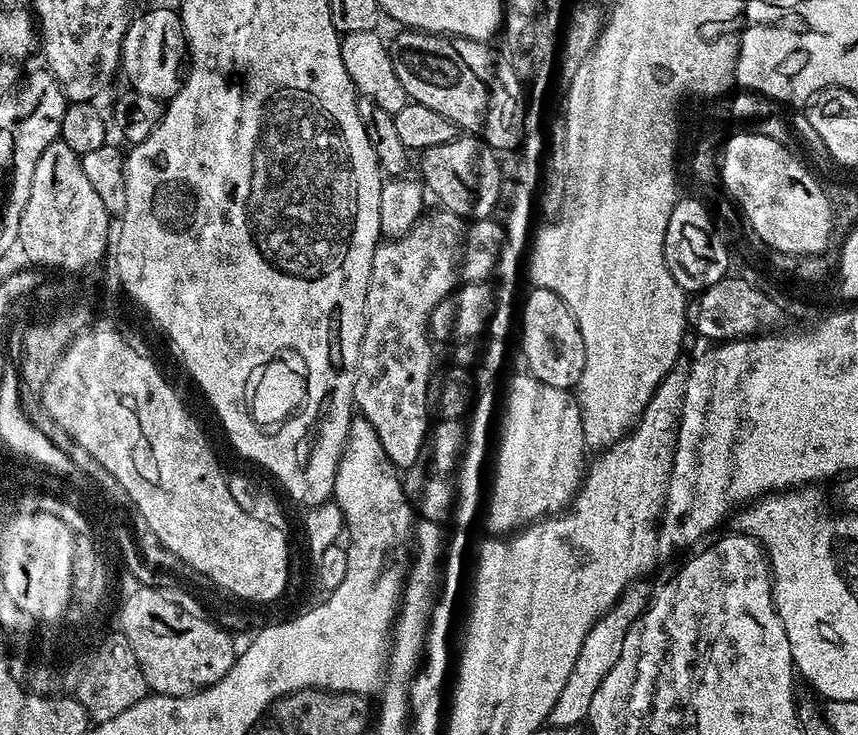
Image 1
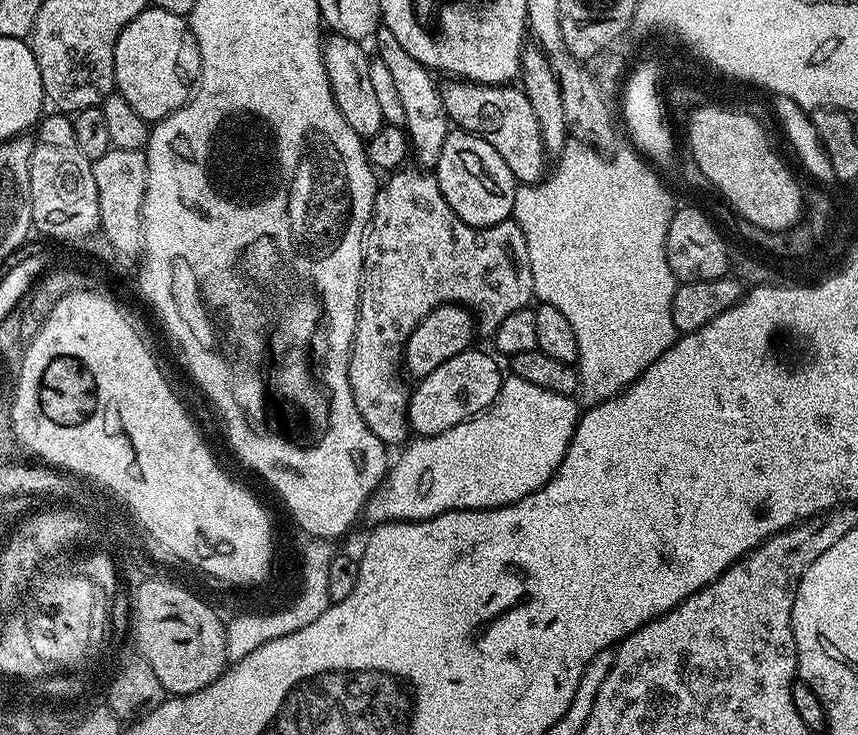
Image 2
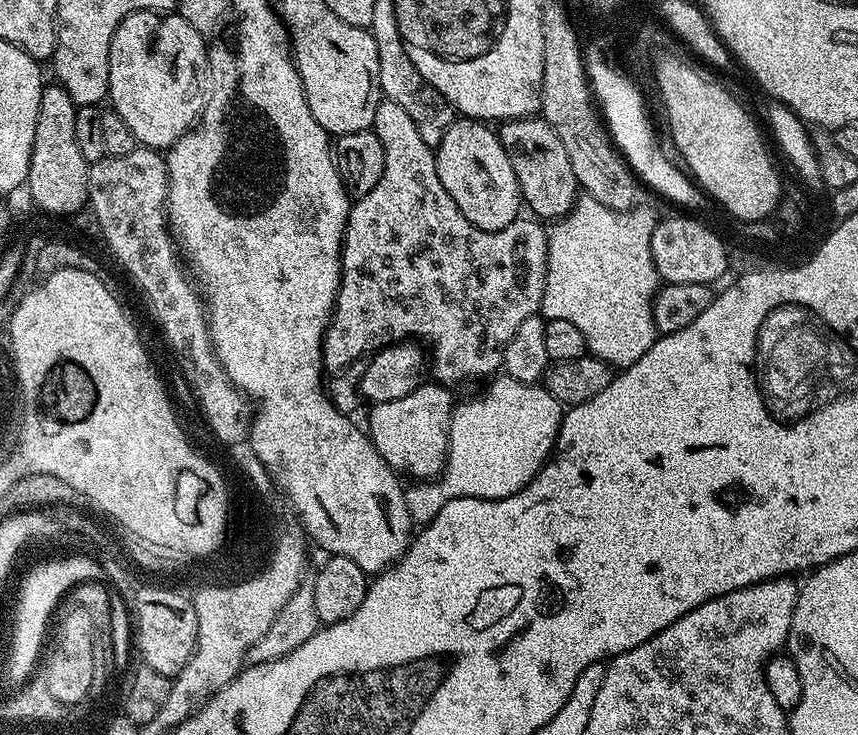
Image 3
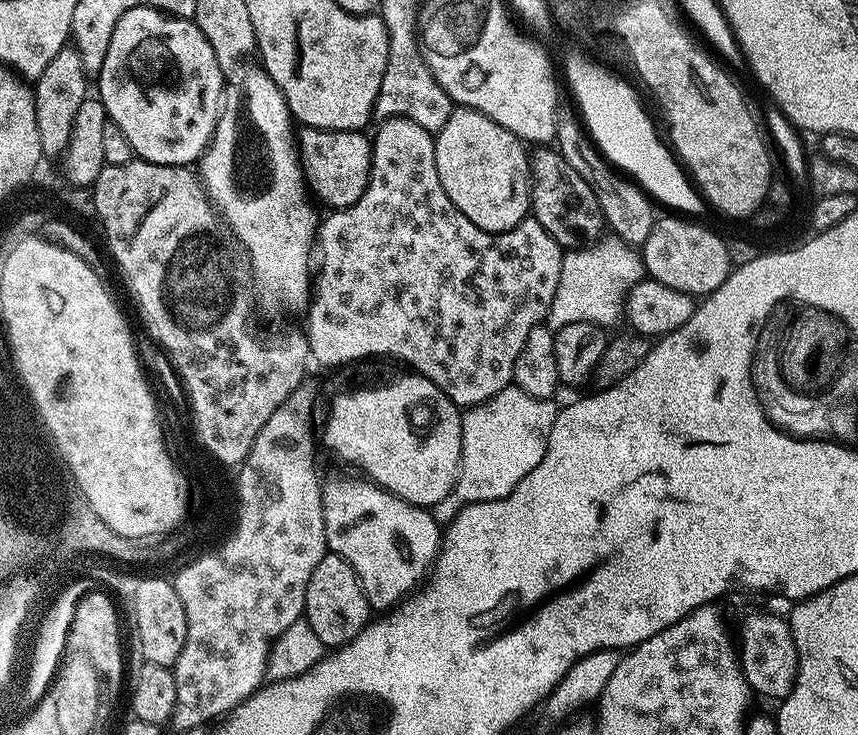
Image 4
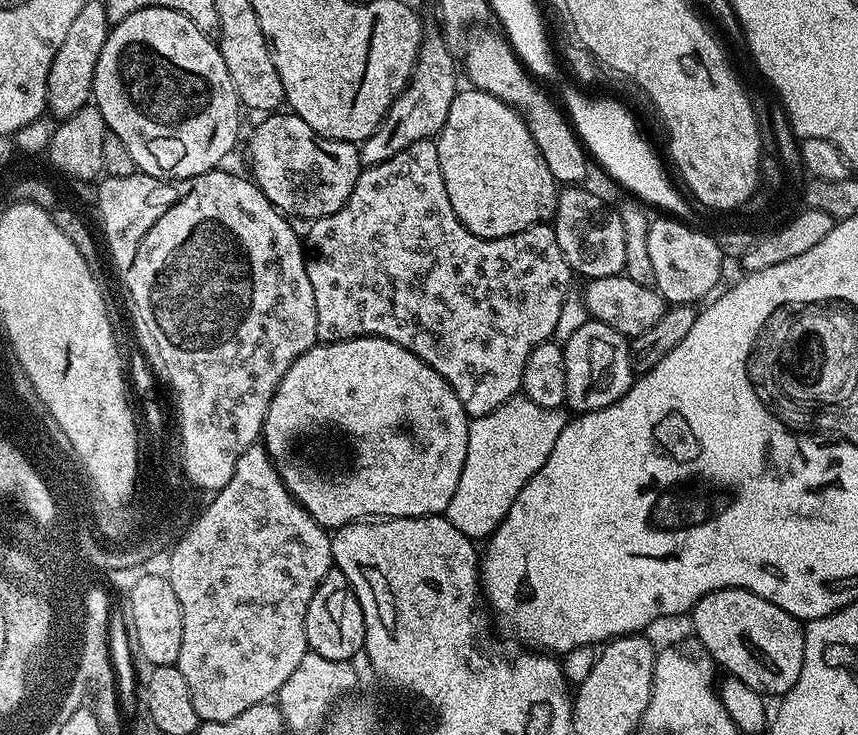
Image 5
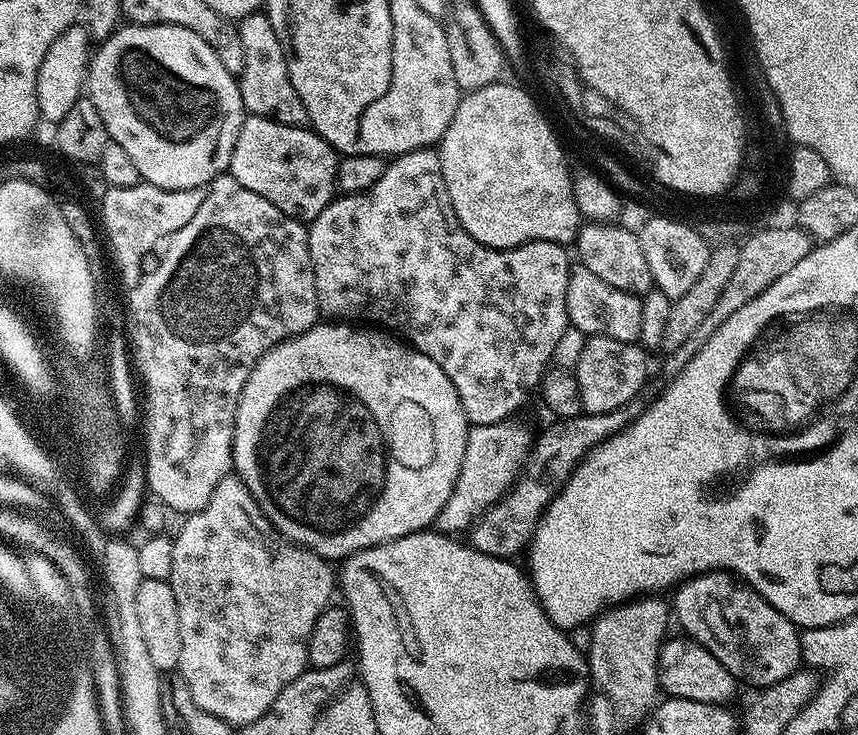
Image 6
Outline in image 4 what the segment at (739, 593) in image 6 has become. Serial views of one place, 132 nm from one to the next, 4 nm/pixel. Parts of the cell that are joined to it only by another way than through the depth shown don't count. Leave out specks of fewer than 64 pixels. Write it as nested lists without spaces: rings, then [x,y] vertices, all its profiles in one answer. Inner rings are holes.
[[[752,612],[740,624],[740,640],[738,636],[738,651],[740,653],[740,668],[744,671],[744,677],[749,689],[760,696],[769,696],[773,702],[779,702],[785,696],[789,696],[792,687],[796,684],[796,663],[798,654],[792,637],[792,627],[783,615],[775,616],[772,612]]]

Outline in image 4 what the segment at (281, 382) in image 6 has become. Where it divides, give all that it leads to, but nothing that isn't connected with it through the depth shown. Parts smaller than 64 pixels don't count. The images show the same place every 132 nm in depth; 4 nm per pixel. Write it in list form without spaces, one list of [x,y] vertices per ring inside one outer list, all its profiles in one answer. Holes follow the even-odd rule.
[[[396,376],[393,380],[388,380],[385,384],[372,384],[369,388],[356,388],[353,392],[340,392],[337,394],[336,397],[332,400],[332,413],[328,416],[328,425],[324,428],[324,444],[326,447],[329,448],[330,451],[333,452],[334,455],[337,456],[340,460],[345,460],[348,464],[360,464],[359,471],[363,473],[367,479],[371,480],[372,483],[379,486],[379,488],[384,488],[390,494],[394,494],[398,498],[402,498],[406,502],[410,502],[411,504],[416,504],[419,508],[427,508],[431,509],[433,507],[432,504],[440,504],[443,502],[447,496],[451,497],[453,493],[456,491],[456,479],[458,478],[458,474],[460,473],[460,459],[462,458],[462,446],[464,445],[464,421],[462,419],[462,412],[461,409],[457,408],[456,403],[454,403],[448,395],[444,393],[443,387],[439,383],[436,384],[432,380],[427,380],[424,376]]]

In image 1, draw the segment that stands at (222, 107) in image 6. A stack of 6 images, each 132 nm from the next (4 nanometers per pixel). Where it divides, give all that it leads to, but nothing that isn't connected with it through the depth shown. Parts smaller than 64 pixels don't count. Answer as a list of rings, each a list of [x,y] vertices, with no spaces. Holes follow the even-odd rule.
[[[152,8],[144,12],[140,17],[133,19],[128,25],[122,50],[120,51],[120,66],[122,76],[128,79],[127,87],[138,94],[150,94],[150,98],[167,102],[176,95],[182,83],[182,68],[180,72],[180,55],[186,52],[186,41],[184,38],[184,27],[180,21],[179,11],[168,8]]]

